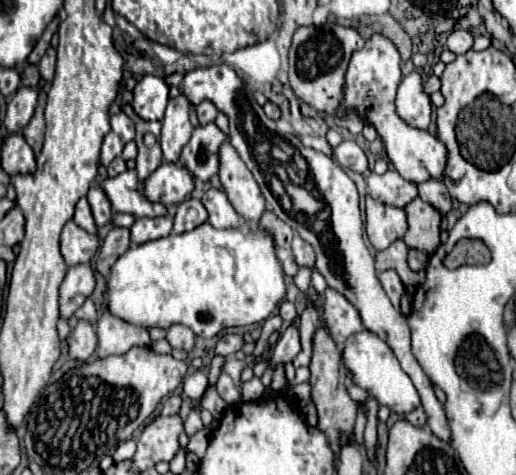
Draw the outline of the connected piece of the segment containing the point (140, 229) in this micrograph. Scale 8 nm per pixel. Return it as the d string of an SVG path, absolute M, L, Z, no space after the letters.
M143 217L135 219L135 225L131 227L131 243L147 243L153 239L167 237L173 231L171 217Z

